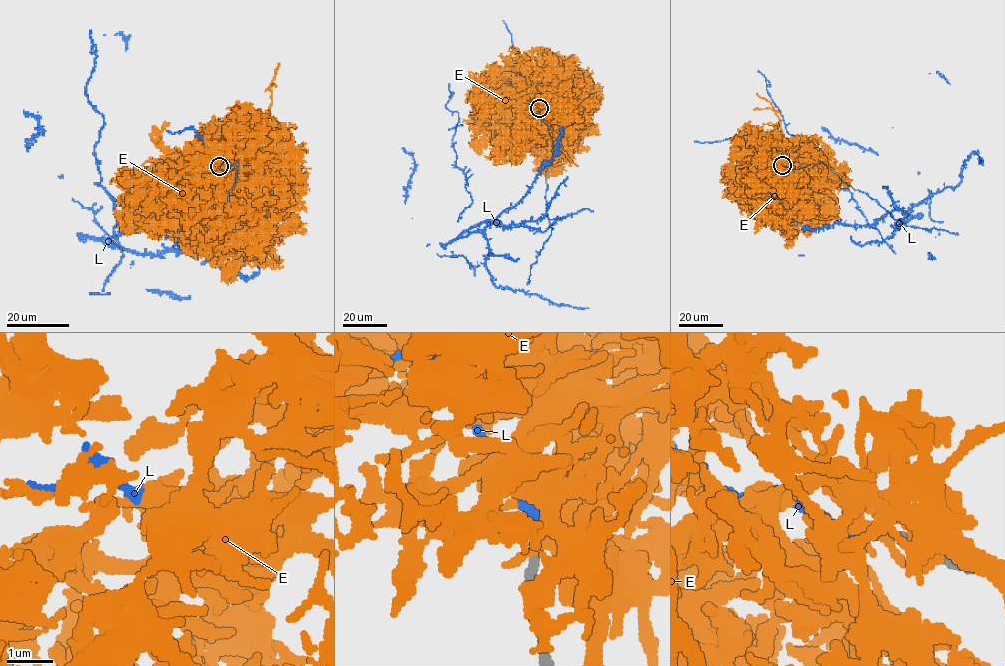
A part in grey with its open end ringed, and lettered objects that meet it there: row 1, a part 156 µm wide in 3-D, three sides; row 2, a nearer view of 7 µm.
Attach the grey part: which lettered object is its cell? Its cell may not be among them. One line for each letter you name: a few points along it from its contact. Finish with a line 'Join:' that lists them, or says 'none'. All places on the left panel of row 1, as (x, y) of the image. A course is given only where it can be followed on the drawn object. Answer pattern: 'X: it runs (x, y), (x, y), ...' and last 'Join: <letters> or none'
Join: L

